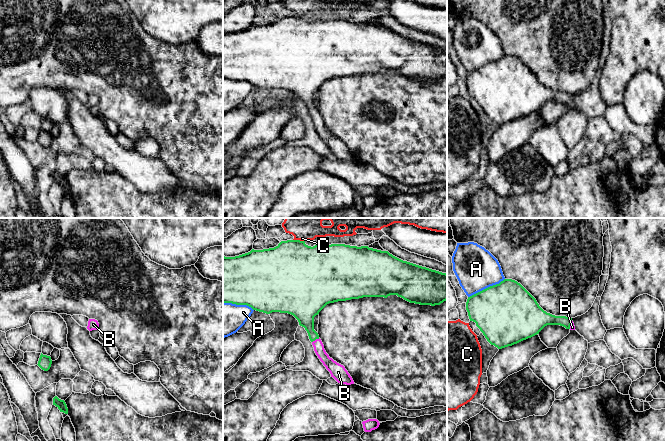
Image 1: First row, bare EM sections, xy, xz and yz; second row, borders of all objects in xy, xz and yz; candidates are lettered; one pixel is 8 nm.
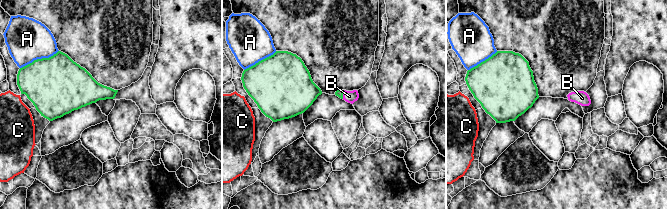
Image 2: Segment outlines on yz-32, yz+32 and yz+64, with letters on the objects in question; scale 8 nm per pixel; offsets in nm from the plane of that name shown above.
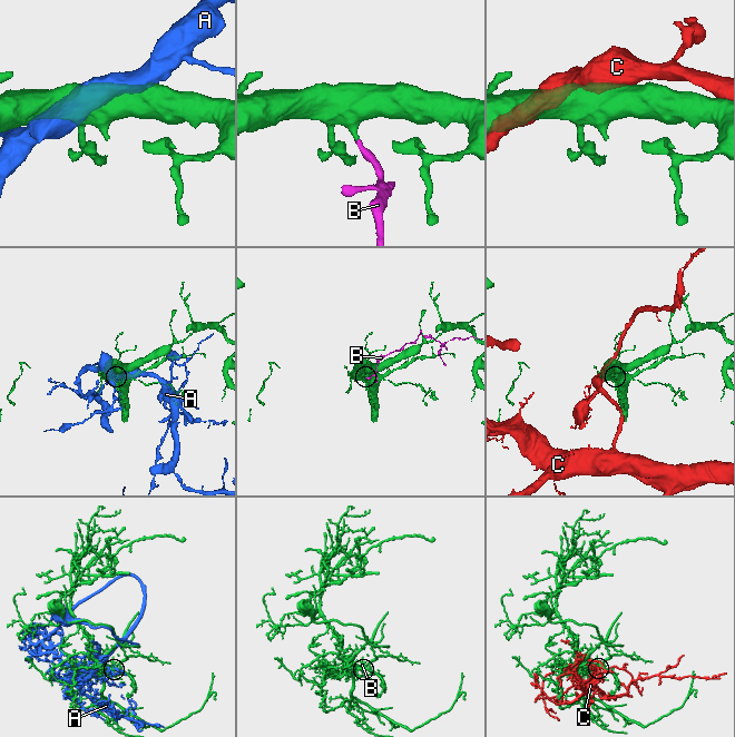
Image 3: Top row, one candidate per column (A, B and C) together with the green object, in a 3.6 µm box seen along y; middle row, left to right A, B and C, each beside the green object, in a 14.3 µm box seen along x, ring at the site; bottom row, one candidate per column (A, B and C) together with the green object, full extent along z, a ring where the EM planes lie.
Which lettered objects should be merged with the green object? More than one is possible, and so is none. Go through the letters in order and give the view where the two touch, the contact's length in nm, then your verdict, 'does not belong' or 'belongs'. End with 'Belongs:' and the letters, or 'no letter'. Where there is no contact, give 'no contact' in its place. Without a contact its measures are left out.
A: yz | 340 nm | does not belong
B: xz | 70 nm | belongs
C: xz | 100 nm | does not belong
Belongs: B

